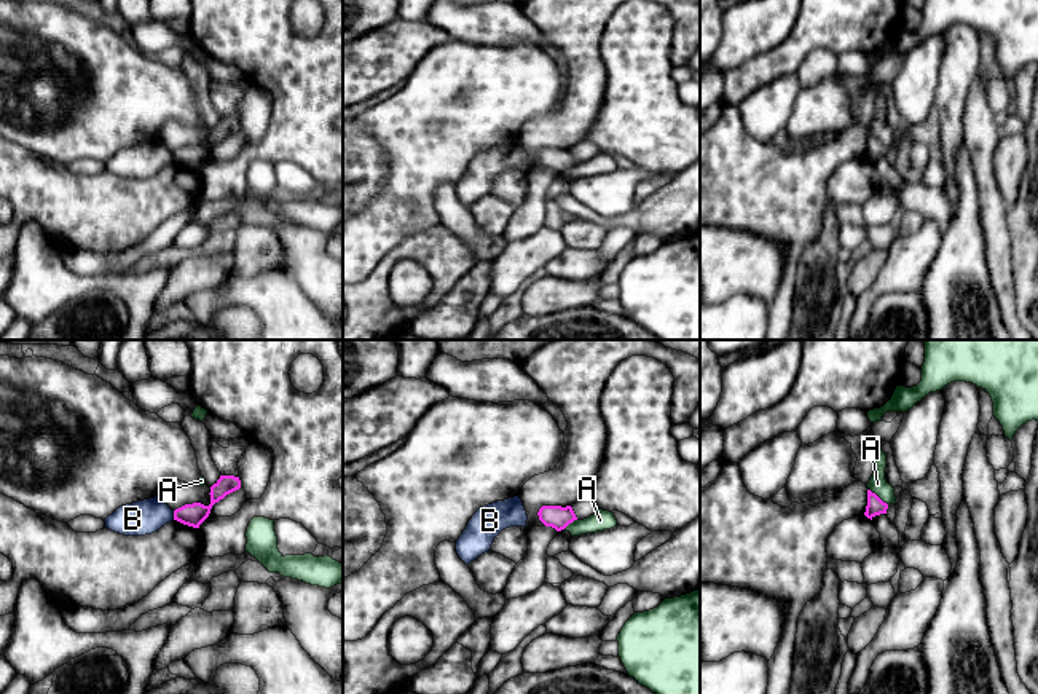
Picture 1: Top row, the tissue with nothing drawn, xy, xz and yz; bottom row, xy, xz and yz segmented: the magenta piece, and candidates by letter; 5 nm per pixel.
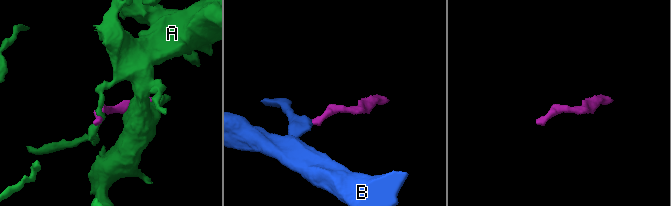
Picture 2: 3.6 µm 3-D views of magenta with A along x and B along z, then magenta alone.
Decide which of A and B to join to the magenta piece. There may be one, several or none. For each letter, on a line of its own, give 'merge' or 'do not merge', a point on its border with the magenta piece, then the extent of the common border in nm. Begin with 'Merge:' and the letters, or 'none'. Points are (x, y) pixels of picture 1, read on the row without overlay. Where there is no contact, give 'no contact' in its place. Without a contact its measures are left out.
Merge: none
A: do not merge; meets magenta in yz at (877, 139); contact 130 nm long
B: do not merge; meets magenta in xy at (174, 158); contact 50 nm long

